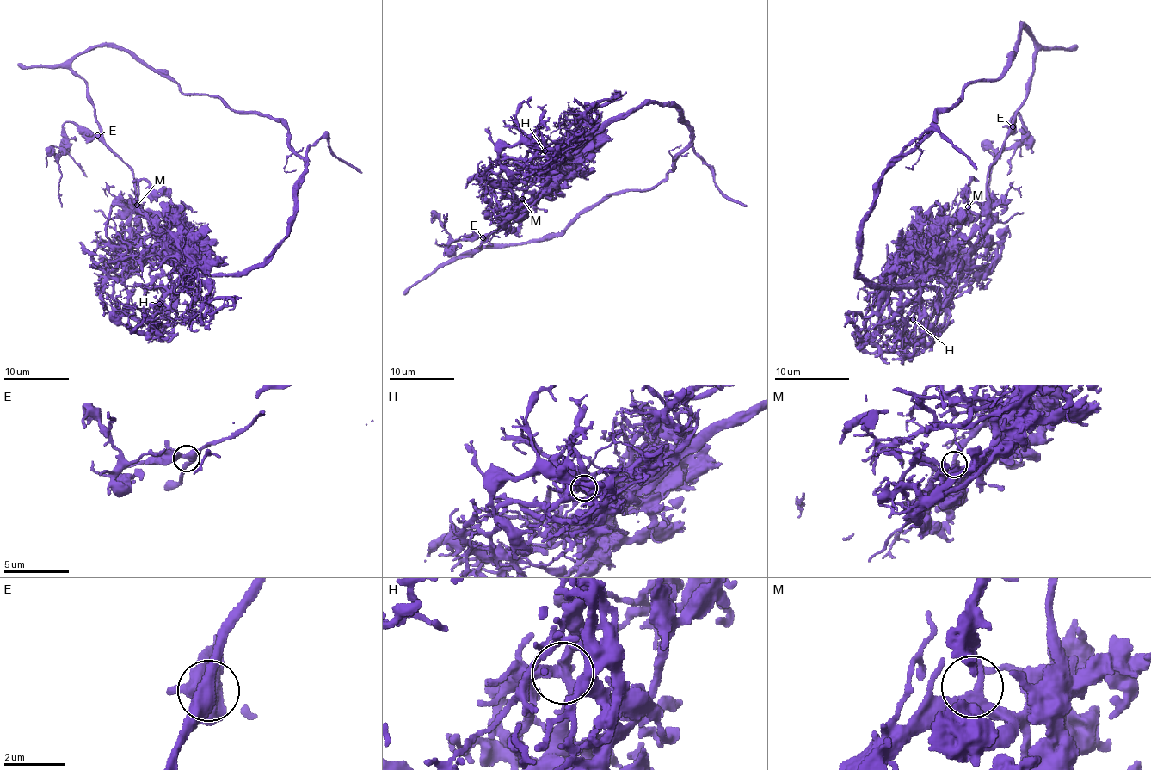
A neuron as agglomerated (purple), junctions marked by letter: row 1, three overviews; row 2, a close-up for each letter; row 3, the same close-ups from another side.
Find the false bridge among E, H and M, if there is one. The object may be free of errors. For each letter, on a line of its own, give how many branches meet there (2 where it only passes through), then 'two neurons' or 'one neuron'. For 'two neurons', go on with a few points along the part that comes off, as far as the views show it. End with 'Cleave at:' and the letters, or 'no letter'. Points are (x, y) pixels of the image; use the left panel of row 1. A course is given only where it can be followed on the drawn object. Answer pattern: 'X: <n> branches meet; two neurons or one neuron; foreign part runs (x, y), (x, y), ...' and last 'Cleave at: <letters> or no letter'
E: 3 branches meet; one neuron
H: 3 branches meet; one neuron
M: 3 branches meet; one neuron
Cleave at: no letter

